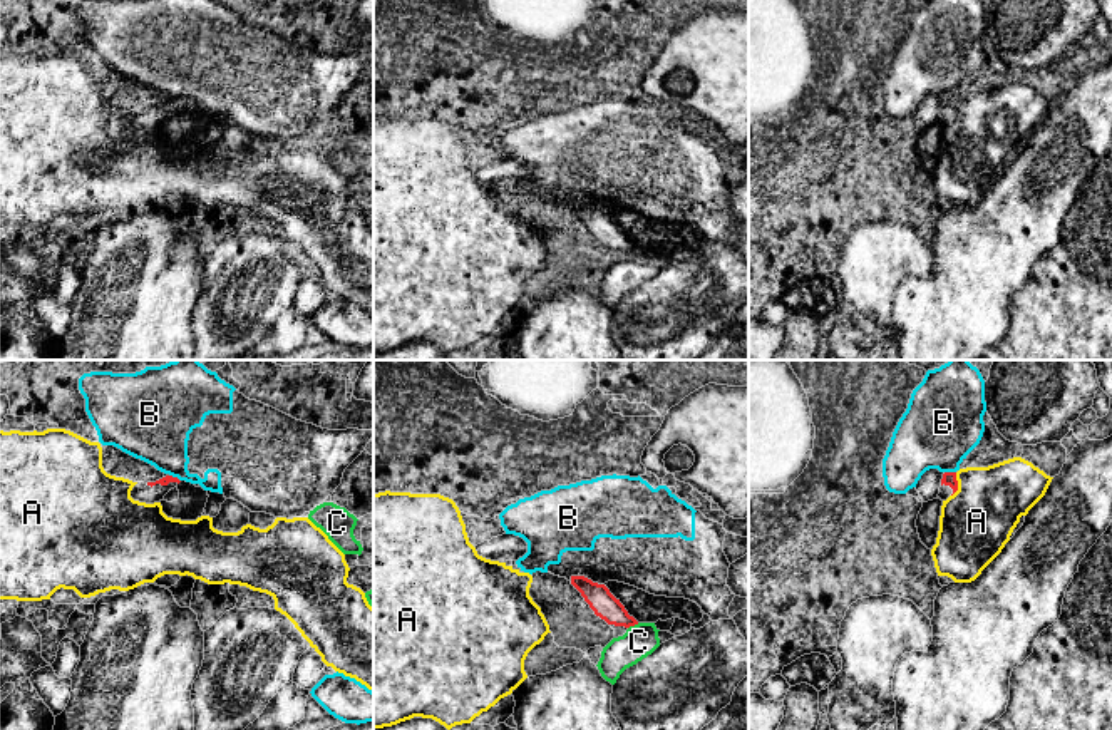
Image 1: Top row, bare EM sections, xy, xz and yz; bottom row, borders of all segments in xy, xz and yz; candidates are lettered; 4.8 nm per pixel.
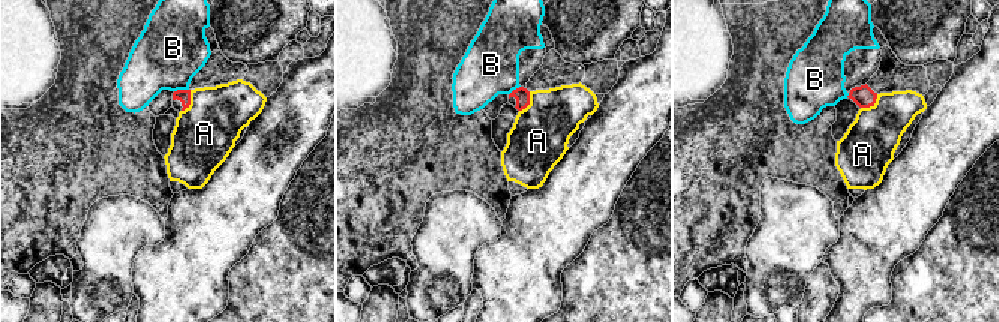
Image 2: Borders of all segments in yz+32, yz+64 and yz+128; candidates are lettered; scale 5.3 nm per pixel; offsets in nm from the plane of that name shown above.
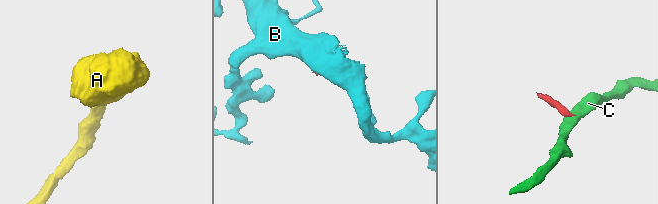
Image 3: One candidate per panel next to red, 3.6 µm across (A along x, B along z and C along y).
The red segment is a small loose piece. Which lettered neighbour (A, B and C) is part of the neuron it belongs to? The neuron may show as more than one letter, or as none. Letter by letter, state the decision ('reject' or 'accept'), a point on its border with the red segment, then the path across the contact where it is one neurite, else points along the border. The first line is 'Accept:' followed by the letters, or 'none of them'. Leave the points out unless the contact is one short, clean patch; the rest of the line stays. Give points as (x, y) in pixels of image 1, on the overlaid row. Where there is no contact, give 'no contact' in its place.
Accept: none of them
A: reject | yz (957, 484) | along yz (957, 472), (957, 491), (952, 496)
B: reject | xy (175, 478) | along xy (169, 474), (180, 481)
C: reject | xz (633, 625) | along xz (638, 623), (628, 628)

